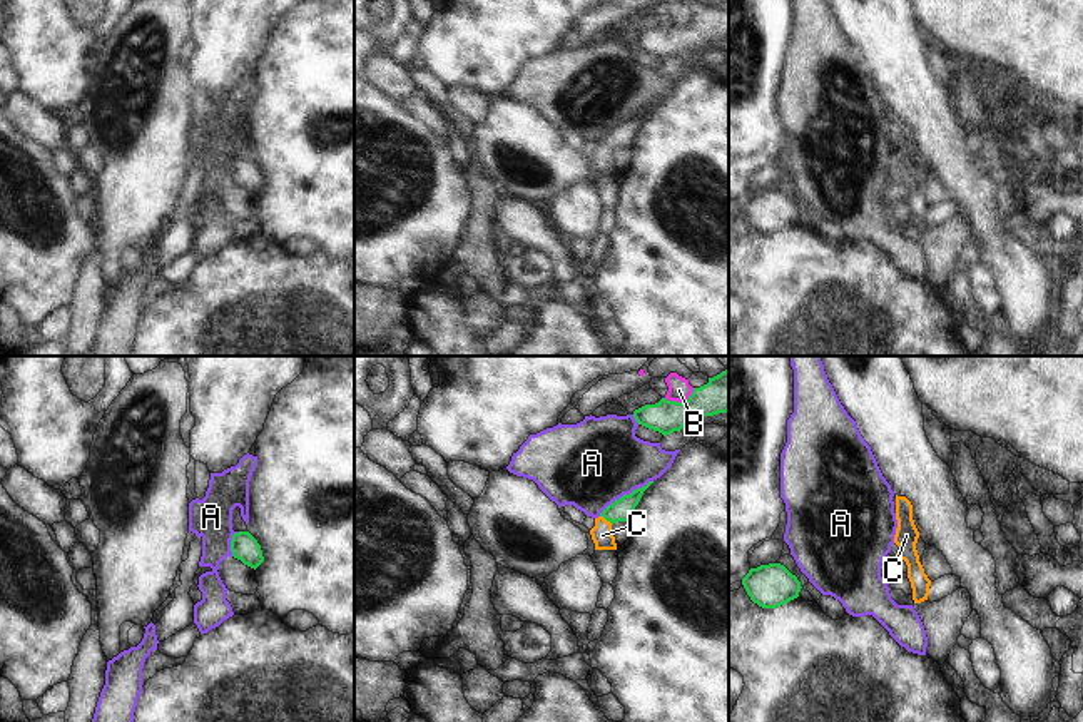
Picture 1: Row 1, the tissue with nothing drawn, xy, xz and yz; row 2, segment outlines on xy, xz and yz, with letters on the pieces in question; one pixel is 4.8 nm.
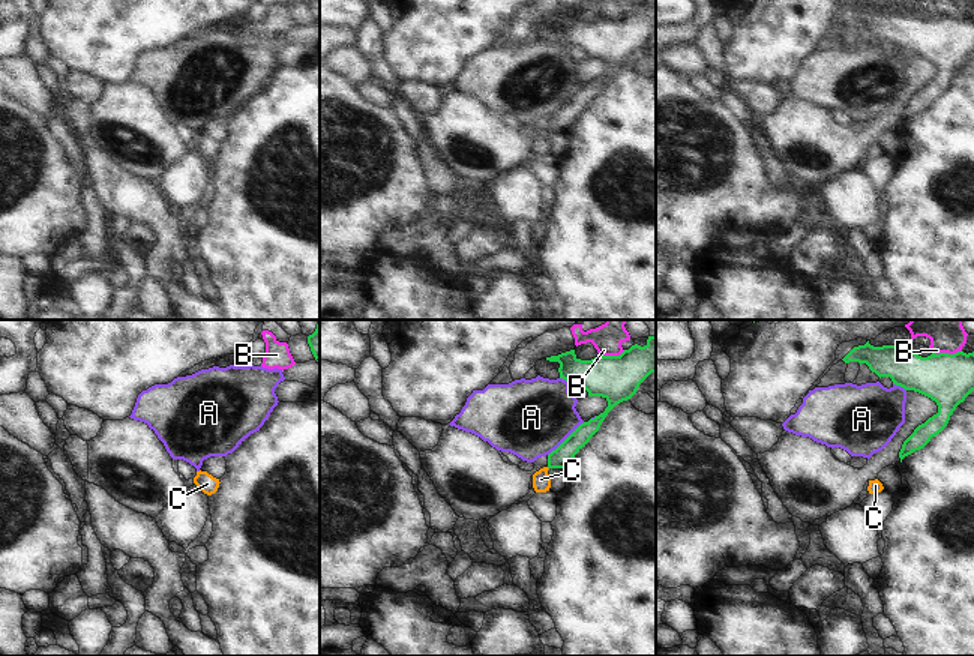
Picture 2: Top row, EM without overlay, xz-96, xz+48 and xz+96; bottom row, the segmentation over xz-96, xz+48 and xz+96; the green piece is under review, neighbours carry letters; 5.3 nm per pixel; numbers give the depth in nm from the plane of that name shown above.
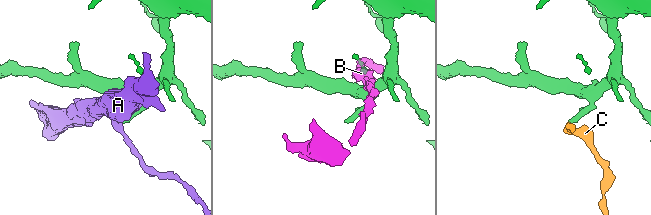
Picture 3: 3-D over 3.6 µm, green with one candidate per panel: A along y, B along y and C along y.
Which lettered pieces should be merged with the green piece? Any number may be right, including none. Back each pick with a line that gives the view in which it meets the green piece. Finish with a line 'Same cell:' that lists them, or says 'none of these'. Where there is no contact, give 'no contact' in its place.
C: contact in xz
Same cell: C

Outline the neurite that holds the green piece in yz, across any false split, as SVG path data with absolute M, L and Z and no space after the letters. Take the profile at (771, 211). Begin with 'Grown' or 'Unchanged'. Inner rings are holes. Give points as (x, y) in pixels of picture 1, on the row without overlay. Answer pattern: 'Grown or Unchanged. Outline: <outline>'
Unchanged. Outline: M780 189L750 194L742 211L754 229L777 234L799 222L801 207Z

